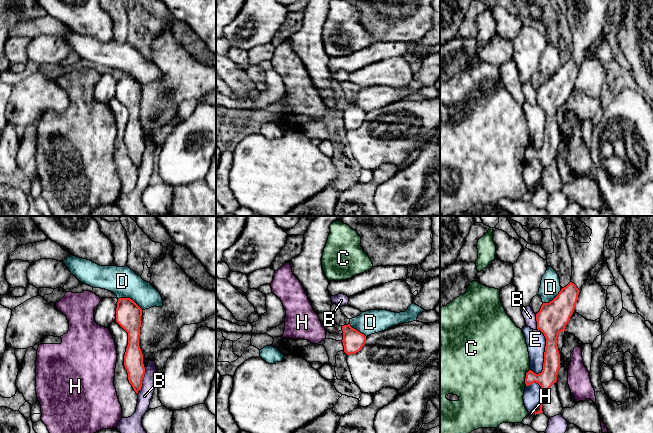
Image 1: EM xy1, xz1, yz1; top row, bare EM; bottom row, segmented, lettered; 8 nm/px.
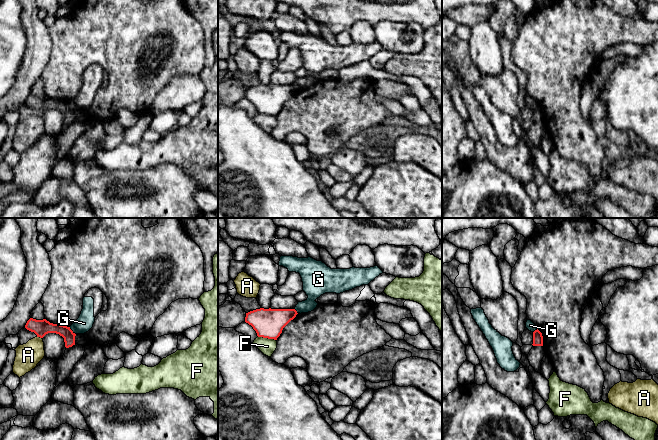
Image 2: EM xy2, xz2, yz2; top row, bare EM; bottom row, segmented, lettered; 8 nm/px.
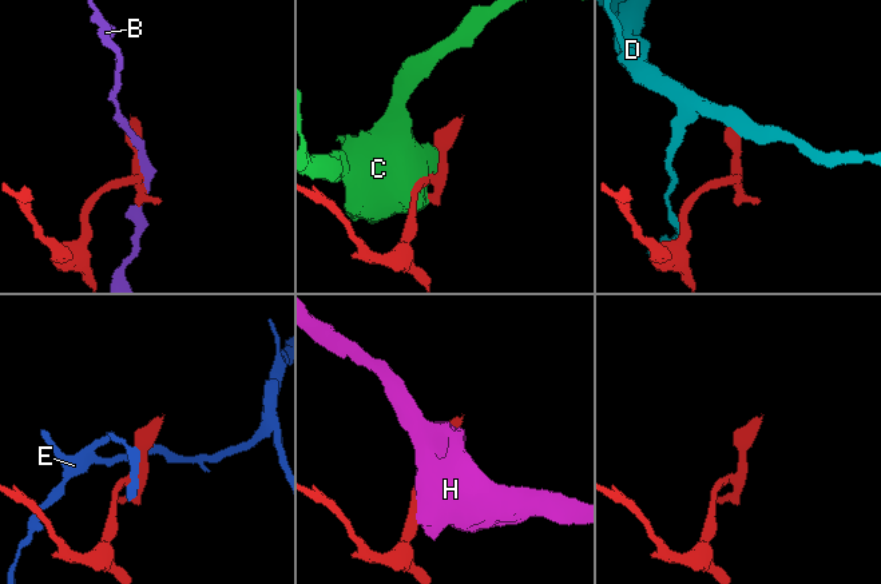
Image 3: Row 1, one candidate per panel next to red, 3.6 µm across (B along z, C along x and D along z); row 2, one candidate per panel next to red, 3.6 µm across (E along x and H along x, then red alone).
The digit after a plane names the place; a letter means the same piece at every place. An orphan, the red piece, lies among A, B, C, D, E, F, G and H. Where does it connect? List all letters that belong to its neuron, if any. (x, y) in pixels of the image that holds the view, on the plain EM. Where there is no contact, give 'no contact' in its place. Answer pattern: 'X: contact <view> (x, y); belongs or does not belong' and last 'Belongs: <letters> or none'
A: contact xy2 (39, 112); does not belong
B: contact xy1 (142, 155); does not belong
C: contact yz1 (526, 153); does not belong
D: contact xy1 (129, 74); does not belong
E: contact yz1 (544, 128); does not belong
F: contact xz2 (267, 113); does not belong
G: contact xy2 (72, 107); does not belong
H: contact yz1 (534, 188); does not belong
Belongs: none

